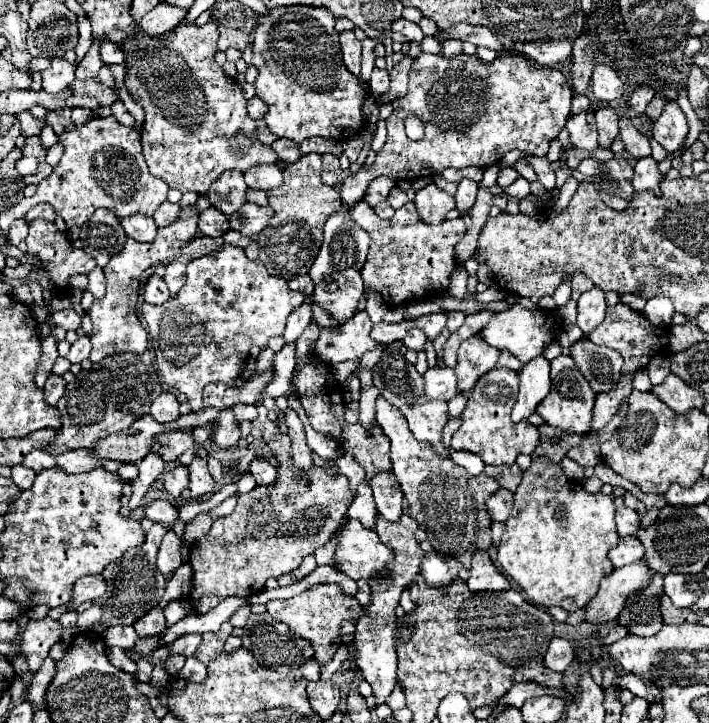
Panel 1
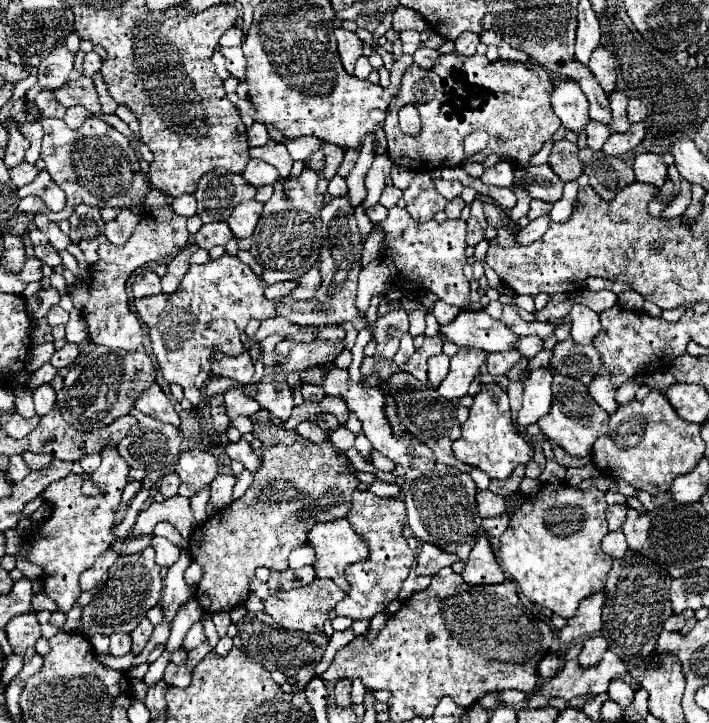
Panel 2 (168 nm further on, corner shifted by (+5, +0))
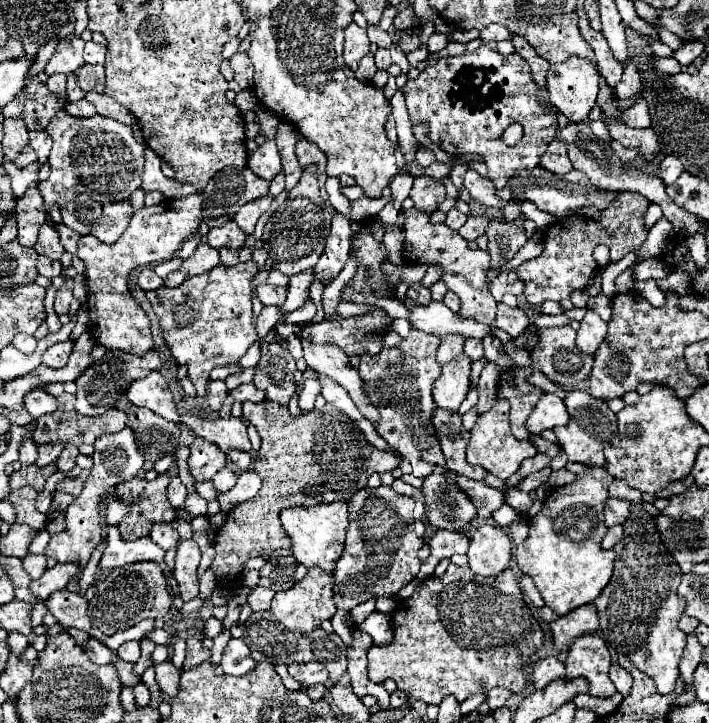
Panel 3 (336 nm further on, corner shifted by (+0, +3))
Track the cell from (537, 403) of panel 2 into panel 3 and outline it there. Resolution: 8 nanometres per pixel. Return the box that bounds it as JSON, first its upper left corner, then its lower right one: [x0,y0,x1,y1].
[527,393,569,435]

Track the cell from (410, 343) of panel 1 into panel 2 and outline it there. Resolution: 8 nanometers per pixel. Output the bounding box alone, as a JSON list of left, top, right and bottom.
[408,310,426,336]

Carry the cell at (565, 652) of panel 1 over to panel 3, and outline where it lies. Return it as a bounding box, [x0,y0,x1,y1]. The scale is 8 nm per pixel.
[531,657,565,689]

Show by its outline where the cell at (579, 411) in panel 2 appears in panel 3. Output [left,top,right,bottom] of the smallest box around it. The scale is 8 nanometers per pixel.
[555,391,619,467]

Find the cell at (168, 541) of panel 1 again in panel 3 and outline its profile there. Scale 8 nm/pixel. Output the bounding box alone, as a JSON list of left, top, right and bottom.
[149,523,179,549]

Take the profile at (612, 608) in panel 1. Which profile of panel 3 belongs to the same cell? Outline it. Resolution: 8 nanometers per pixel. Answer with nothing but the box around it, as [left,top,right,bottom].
[549,603,599,649]

